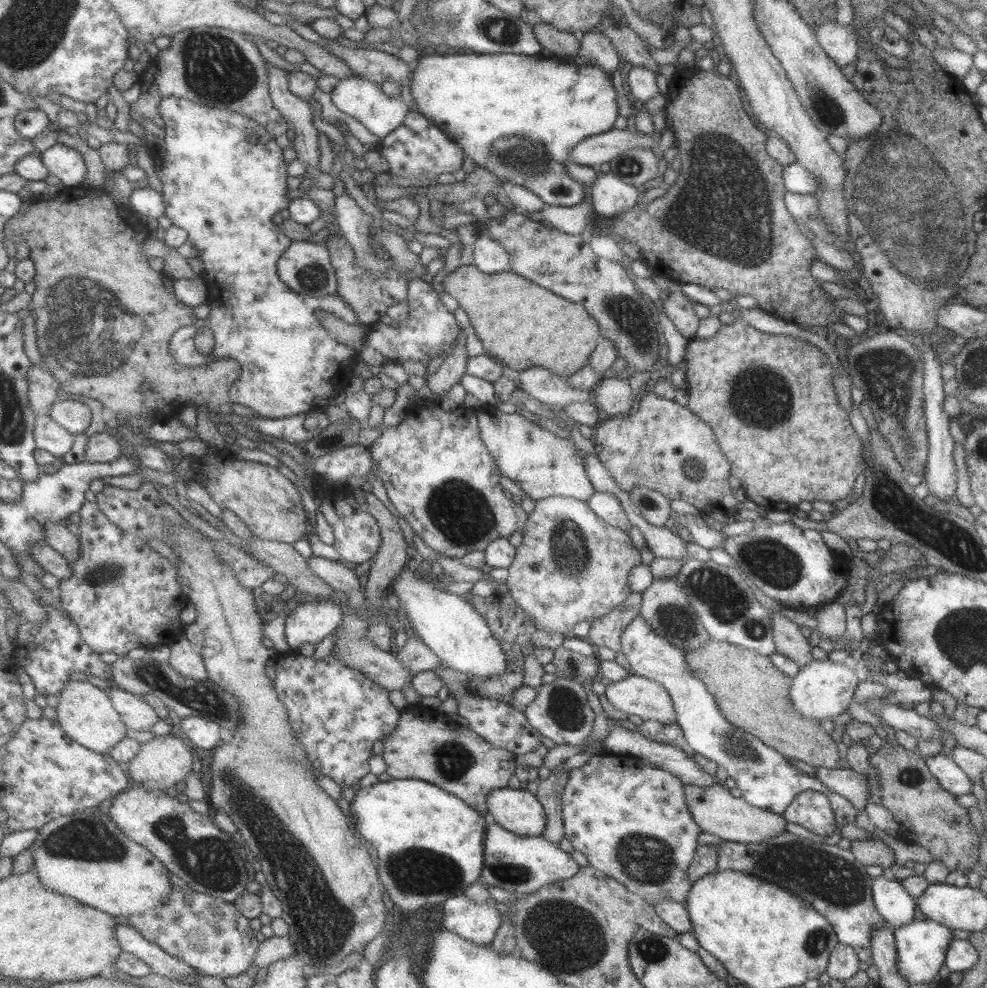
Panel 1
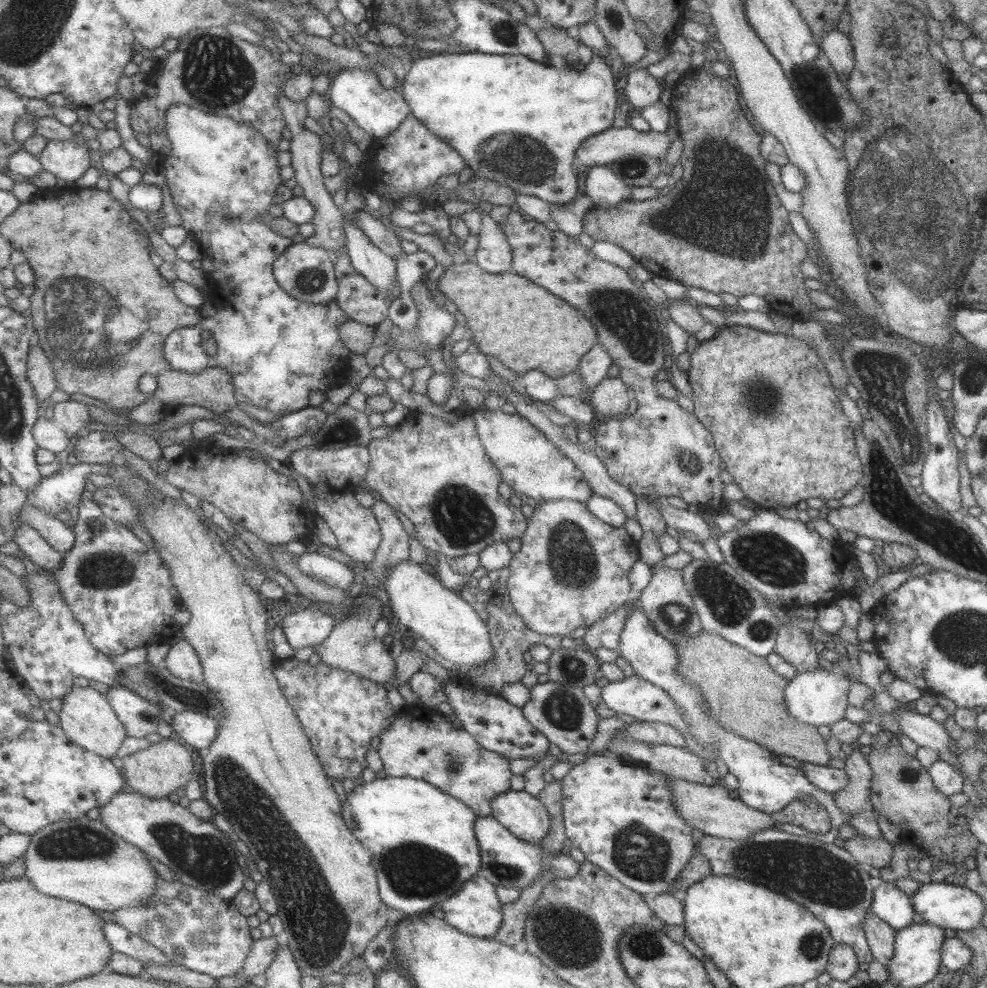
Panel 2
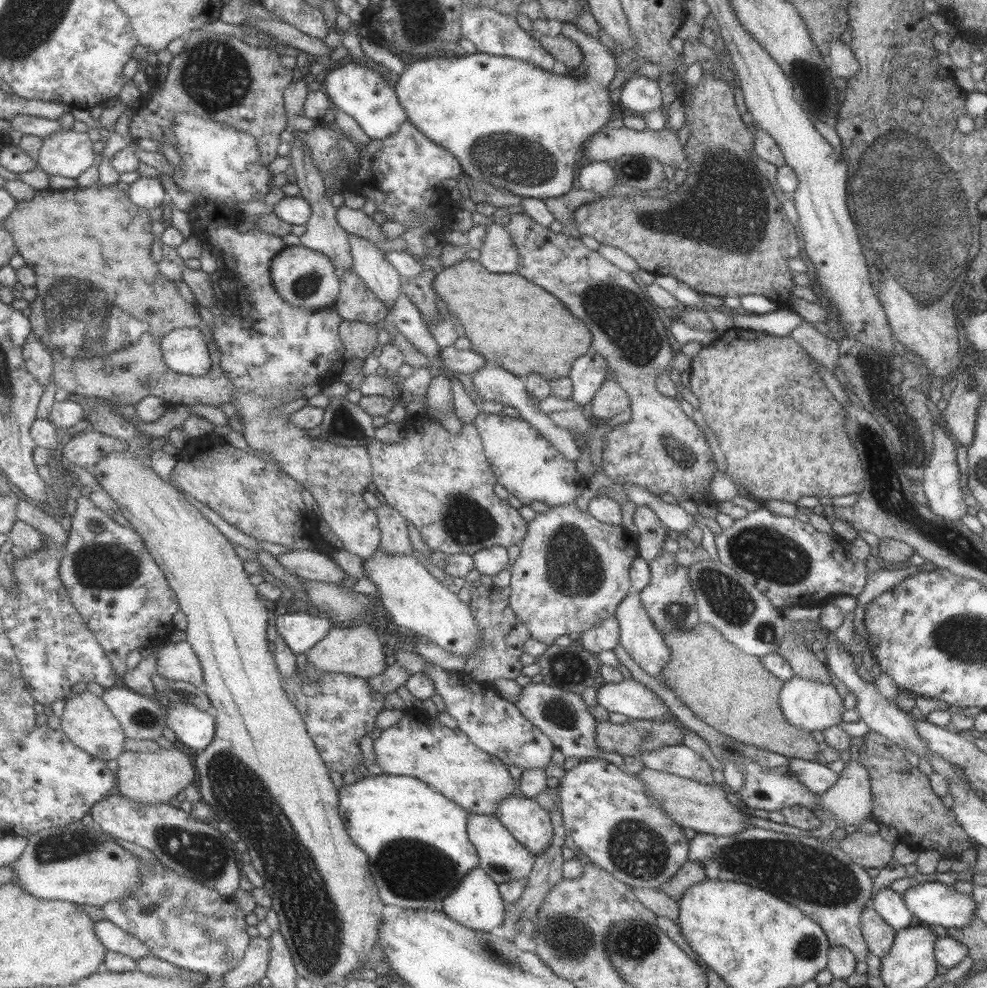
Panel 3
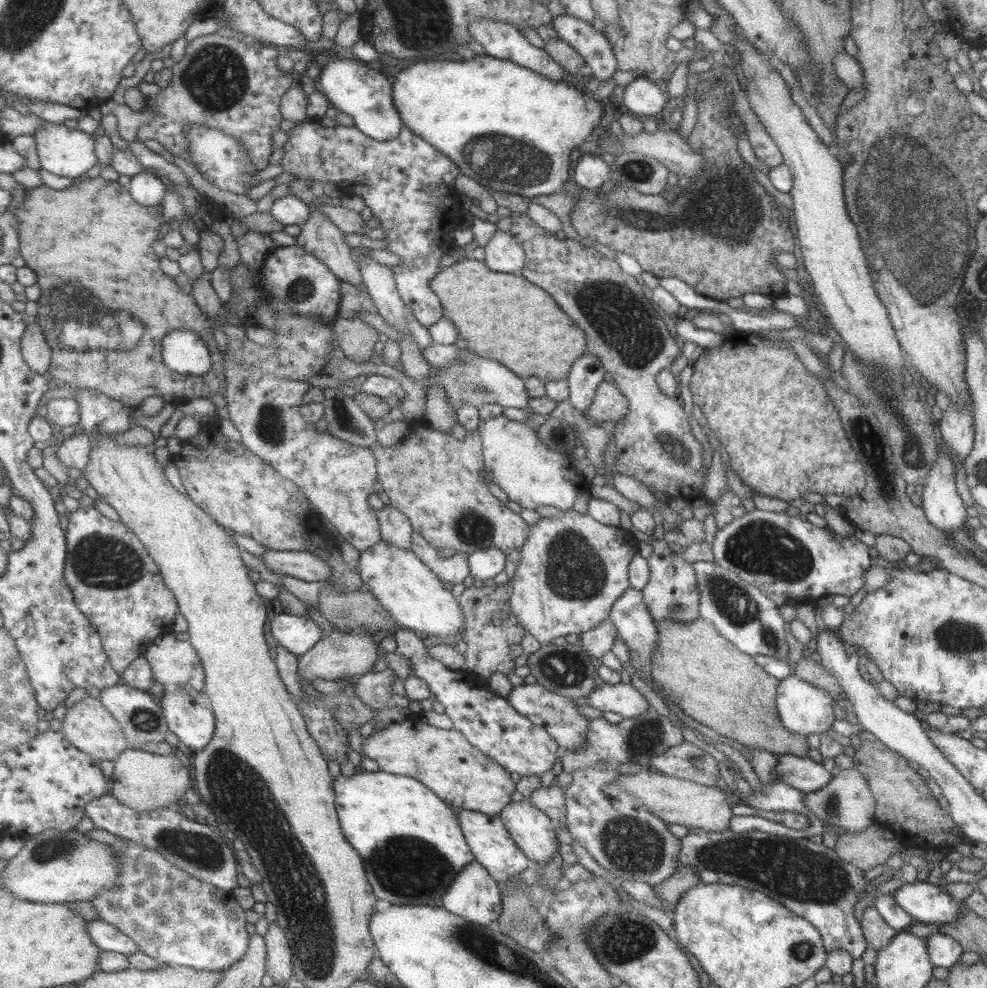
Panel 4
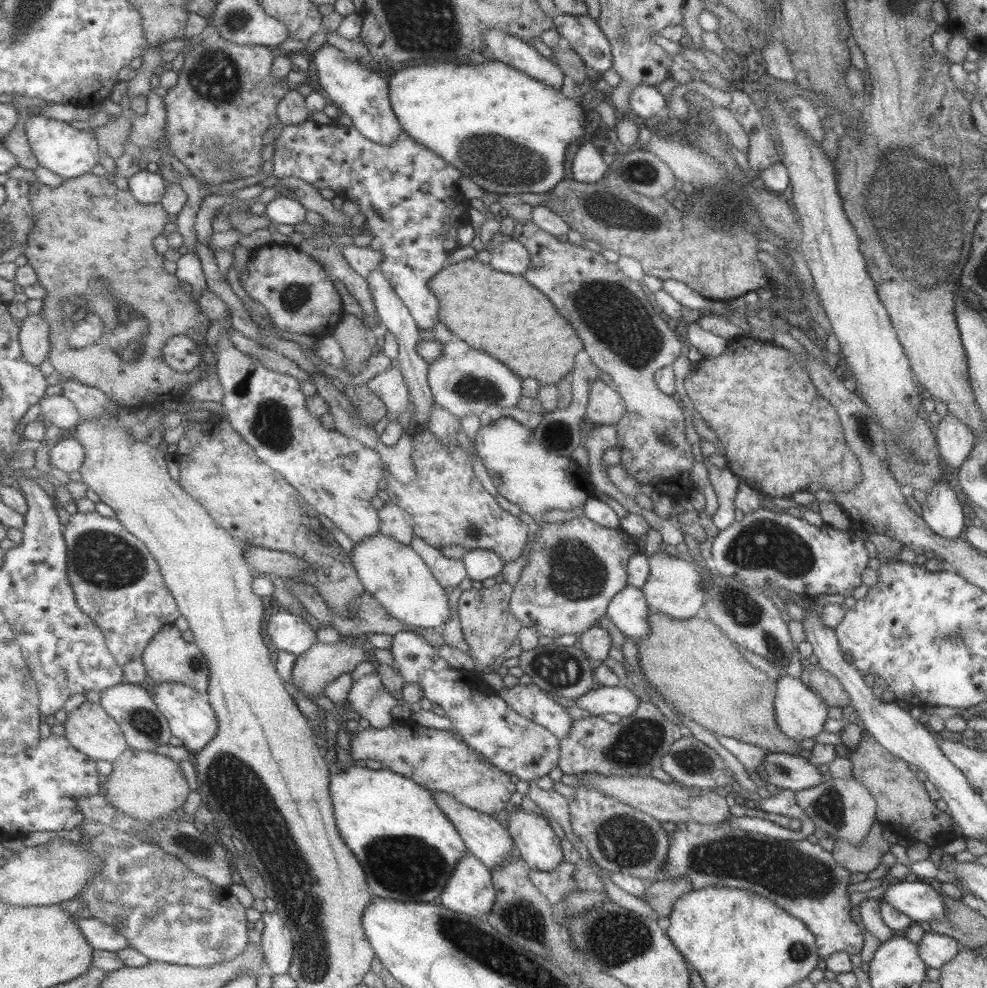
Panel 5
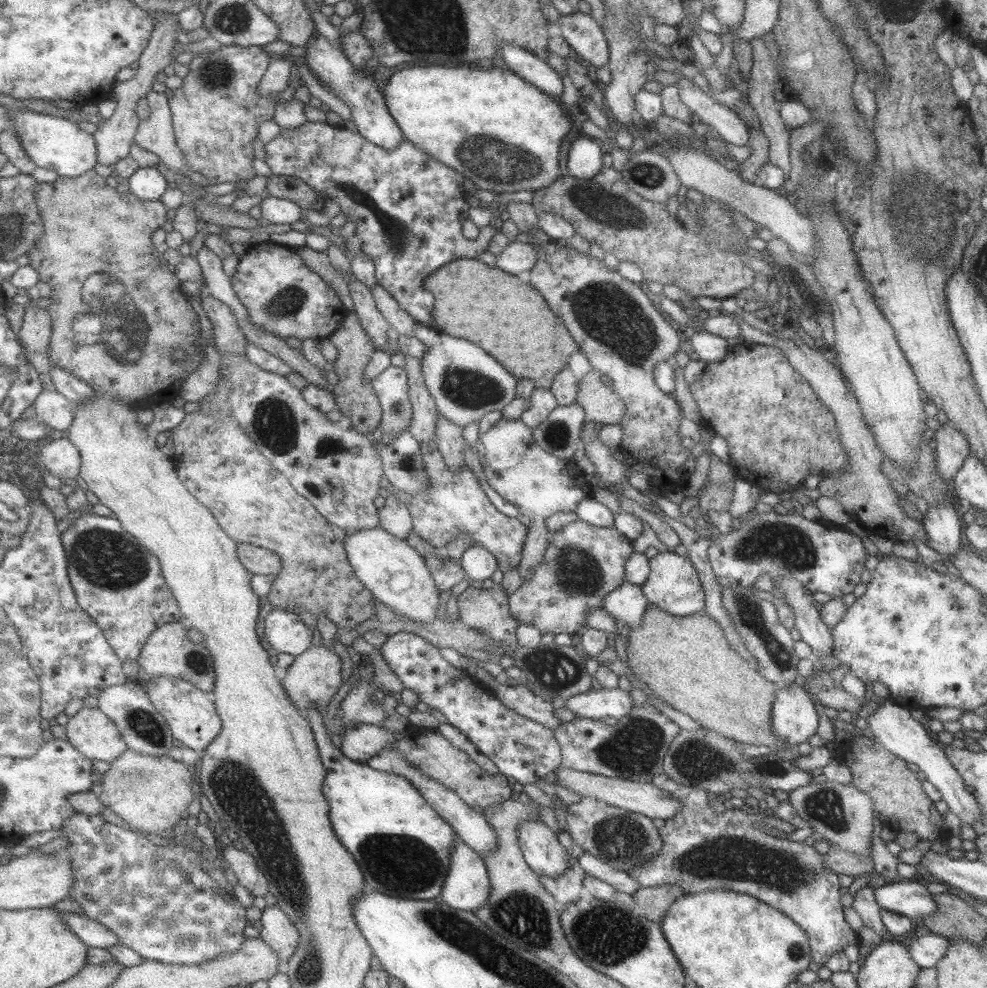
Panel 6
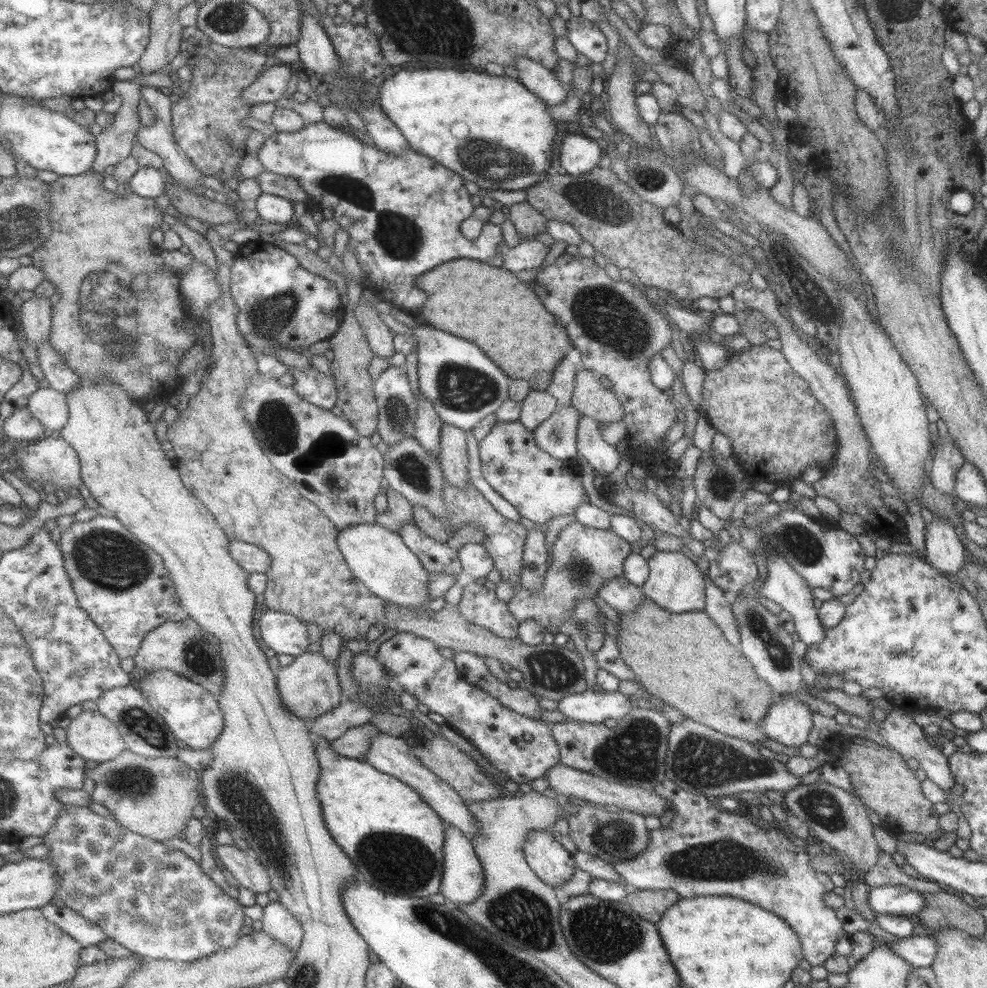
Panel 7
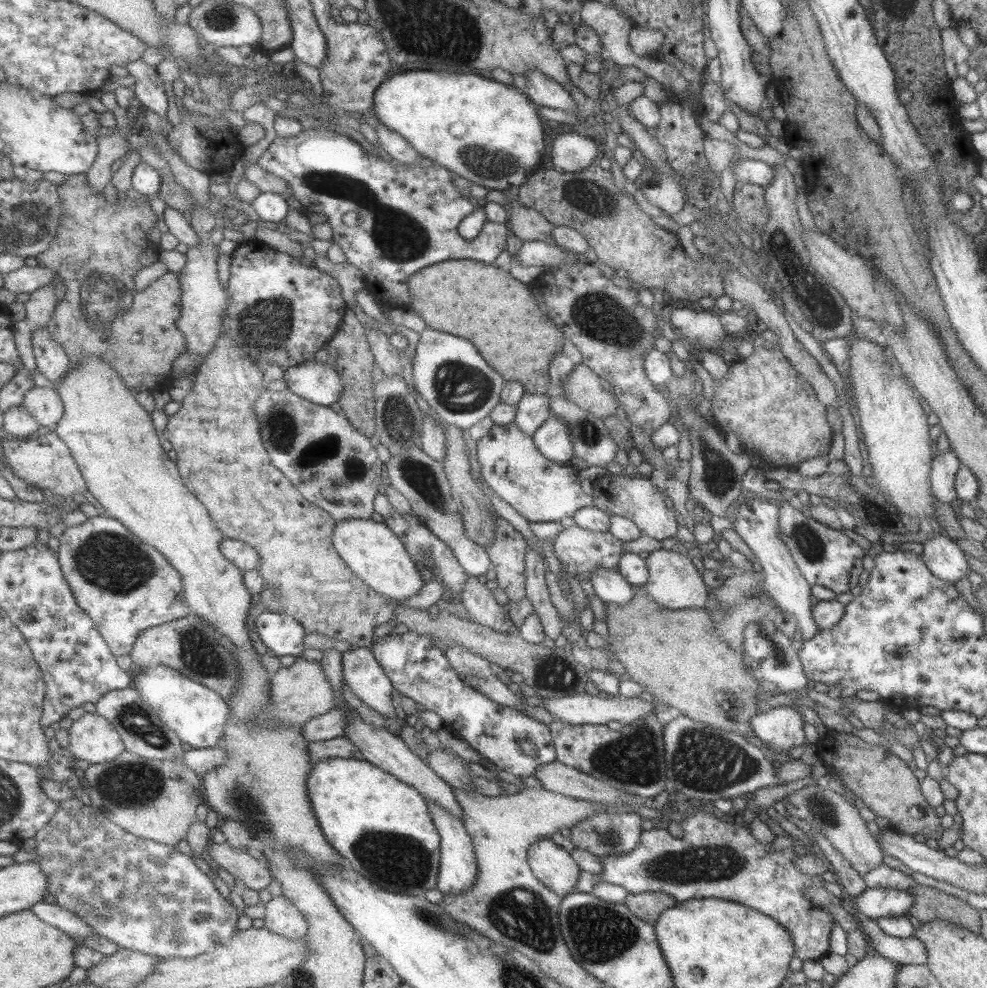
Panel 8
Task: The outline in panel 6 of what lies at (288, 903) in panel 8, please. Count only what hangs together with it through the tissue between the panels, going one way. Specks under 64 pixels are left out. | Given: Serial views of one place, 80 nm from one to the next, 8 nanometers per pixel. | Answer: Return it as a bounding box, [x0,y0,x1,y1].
[260,904,301,968]

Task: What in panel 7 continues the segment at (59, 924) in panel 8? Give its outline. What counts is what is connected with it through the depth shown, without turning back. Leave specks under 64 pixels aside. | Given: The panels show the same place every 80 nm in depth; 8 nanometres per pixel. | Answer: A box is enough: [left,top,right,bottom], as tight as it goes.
[40,903,109,947]

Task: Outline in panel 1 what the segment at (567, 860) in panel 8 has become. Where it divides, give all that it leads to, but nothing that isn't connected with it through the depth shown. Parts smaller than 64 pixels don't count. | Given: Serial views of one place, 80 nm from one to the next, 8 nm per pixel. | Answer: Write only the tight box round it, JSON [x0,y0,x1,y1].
[486,788,546,836]

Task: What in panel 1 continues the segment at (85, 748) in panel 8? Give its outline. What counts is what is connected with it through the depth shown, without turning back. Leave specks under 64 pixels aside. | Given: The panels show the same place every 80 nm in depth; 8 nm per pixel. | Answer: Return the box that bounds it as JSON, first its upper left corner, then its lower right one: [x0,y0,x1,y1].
[58,681,128,753]

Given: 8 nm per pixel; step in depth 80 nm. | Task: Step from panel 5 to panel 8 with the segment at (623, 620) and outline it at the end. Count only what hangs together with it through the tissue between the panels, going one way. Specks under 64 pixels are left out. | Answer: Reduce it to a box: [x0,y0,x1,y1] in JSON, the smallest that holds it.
[589,568,635,604]

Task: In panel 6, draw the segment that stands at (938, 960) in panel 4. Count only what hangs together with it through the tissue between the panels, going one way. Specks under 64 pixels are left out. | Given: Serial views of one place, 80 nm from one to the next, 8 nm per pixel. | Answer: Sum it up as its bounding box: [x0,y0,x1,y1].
[905,933,948,968]

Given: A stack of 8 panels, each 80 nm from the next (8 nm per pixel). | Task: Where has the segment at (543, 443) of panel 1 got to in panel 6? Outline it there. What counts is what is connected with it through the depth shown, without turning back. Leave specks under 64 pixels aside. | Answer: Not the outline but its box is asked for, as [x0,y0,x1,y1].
[476,418,594,581]

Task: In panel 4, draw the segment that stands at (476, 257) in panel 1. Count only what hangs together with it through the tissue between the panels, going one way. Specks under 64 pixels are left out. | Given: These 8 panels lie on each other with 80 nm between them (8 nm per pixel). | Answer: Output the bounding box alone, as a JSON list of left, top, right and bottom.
[483,230,524,275]

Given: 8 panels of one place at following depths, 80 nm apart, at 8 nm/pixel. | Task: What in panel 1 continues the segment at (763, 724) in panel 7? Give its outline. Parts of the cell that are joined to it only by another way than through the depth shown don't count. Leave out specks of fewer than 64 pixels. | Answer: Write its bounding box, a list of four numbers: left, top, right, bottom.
[788,659,858,721]

